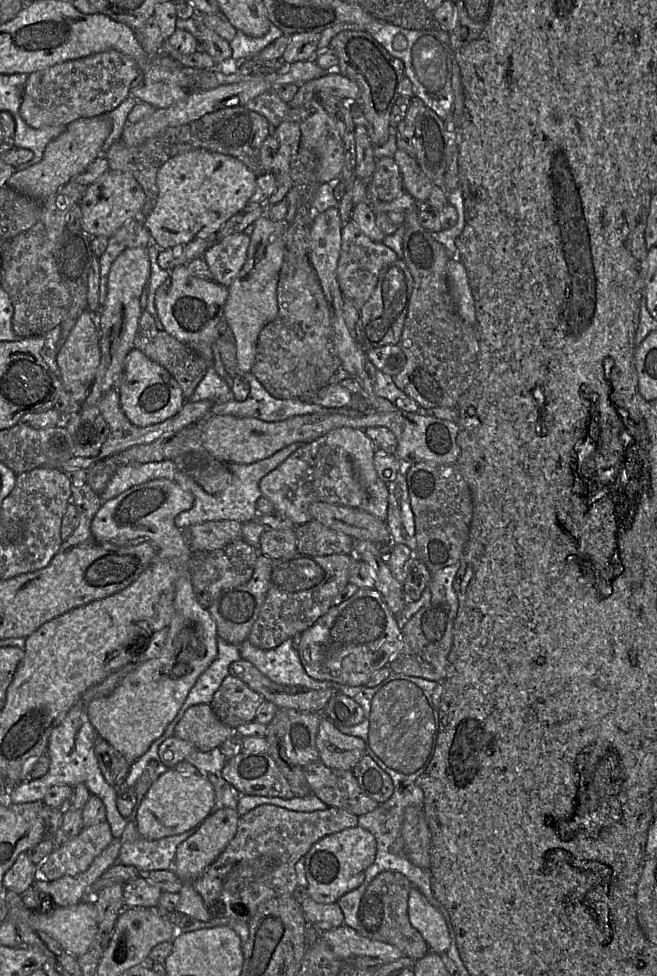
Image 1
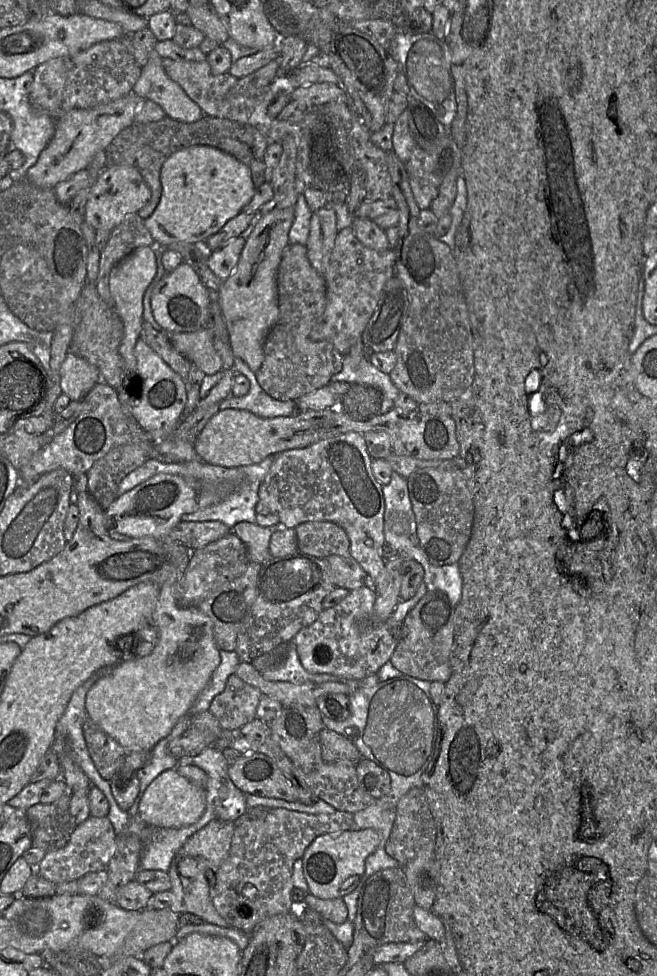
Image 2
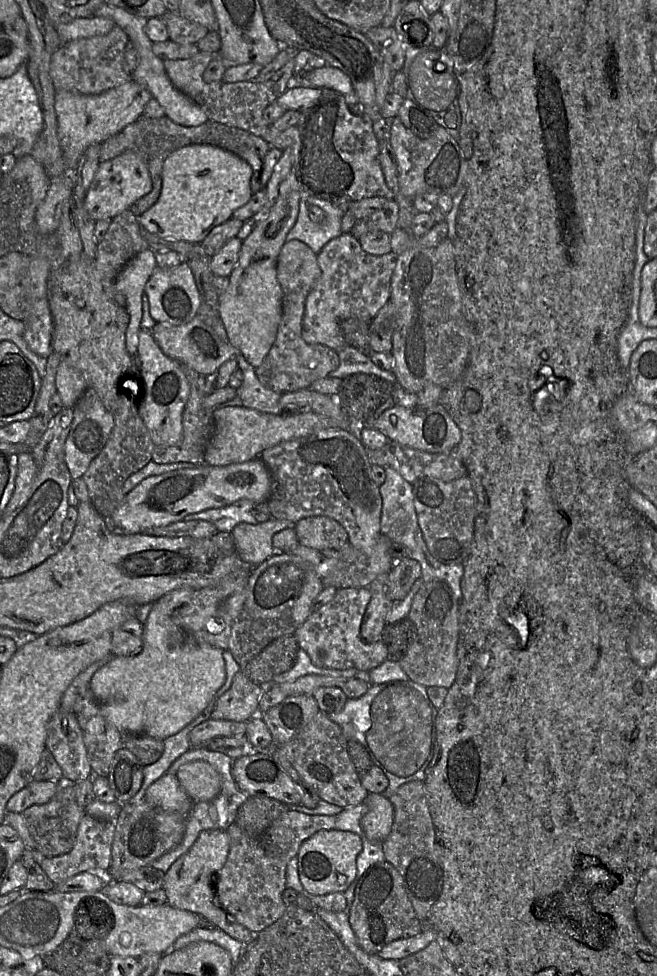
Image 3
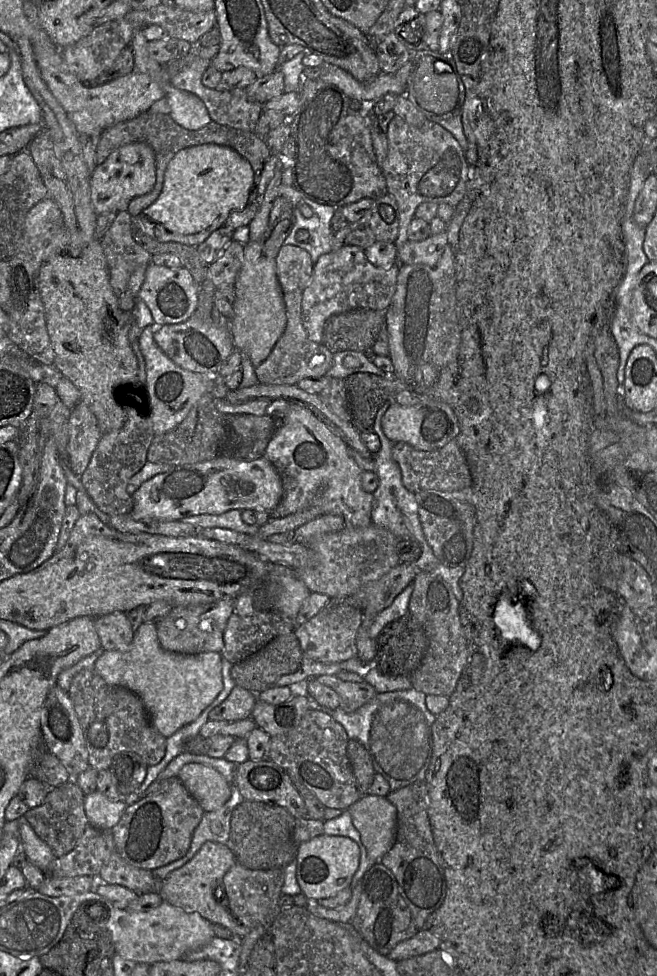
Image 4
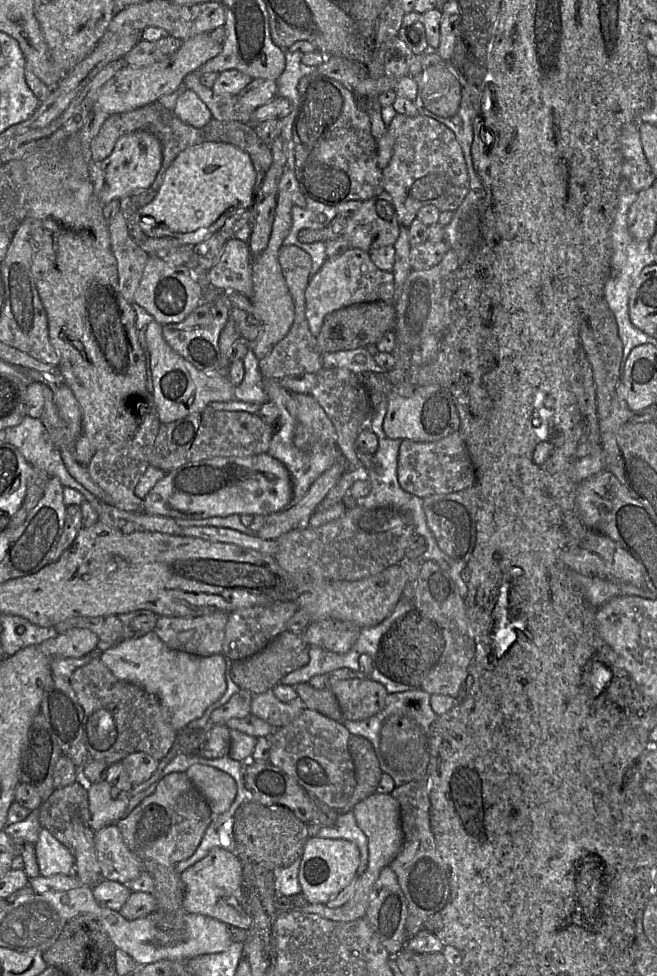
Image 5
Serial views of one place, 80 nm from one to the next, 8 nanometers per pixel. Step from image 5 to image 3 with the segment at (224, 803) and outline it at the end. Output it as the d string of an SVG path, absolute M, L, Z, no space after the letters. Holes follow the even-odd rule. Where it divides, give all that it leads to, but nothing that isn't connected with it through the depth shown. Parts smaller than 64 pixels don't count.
M204 761L181 765L176 777L193 802L211 801L221 791L219 773Z

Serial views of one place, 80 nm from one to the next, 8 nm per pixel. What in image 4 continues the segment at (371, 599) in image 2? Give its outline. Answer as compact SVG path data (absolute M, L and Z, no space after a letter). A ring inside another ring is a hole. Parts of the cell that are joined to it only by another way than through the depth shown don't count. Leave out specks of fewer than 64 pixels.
M330 599L329 603L315 616L295 628L304 653L315 661L339 663L358 656L356 637L363 621L363 612L344 599Z

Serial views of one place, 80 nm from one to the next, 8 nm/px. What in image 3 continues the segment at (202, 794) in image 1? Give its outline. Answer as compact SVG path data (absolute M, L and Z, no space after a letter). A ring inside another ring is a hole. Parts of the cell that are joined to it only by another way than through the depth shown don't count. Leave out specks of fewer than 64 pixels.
M166 773L146 790L144 799L151 805L166 812L188 815L193 807L193 800L181 786L176 774Z

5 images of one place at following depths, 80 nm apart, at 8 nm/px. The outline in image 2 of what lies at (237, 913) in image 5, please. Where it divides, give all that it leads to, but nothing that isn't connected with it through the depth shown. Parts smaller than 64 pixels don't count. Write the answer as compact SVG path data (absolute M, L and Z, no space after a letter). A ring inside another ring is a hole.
M211 820L206 826L193 834L178 850L172 860L168 874L171 880L173 900L169 909L176 913L193 914L204 922L220 927L231 927L230 924L217 912L213 905L206 871L216 870L227 858L234 833L234 822Z

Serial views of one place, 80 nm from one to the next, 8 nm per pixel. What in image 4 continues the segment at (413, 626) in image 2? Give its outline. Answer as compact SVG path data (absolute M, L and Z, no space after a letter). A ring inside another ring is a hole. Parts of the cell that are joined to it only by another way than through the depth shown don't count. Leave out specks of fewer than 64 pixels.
M419 571L412 583L414 589L409 602L409 612L424 628L429 644L419 667L410 676L410 681L414 688L426 695L450 697L471 655L471 643L460 621L460 602L452 586L434 571Z

